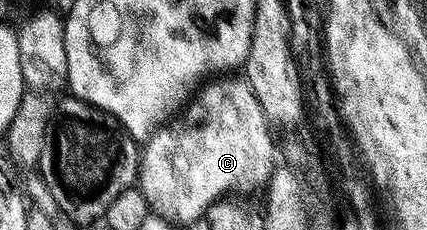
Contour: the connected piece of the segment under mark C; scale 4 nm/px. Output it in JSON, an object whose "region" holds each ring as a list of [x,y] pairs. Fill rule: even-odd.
{"region":[[[226,78],[215,79],[210,82],[215,84],[207,83],[201,89],[202,97],[200,92],[181,113],[178,119],[182,120],[175,119],[169,126],[159,128],[145,141],[140,152],[136,184],[150,204],[158,200],[158,192],[166,182],[170,166],[174,166],[176,172],[190,172],[190,180],[196,178],[200,182],[202,204],[208,200],[216,203],[231,194],[246,194],[242,192],[254,192],[269,185],[270,177],[276,171],[276,140],[274,144],[270,137],[271,125],[248,81],[244,78],[222,79]],[[170,156],[176,158],[176,164],[170,164]]]}

